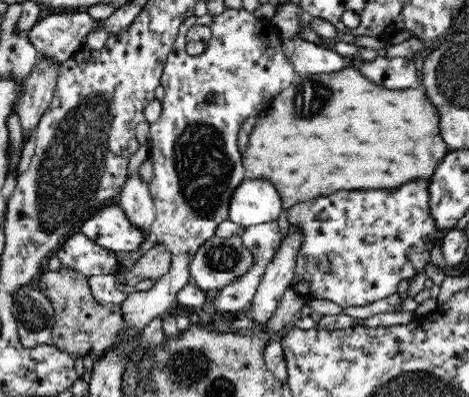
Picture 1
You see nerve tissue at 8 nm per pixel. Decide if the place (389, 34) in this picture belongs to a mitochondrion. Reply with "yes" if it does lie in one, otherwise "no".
no

